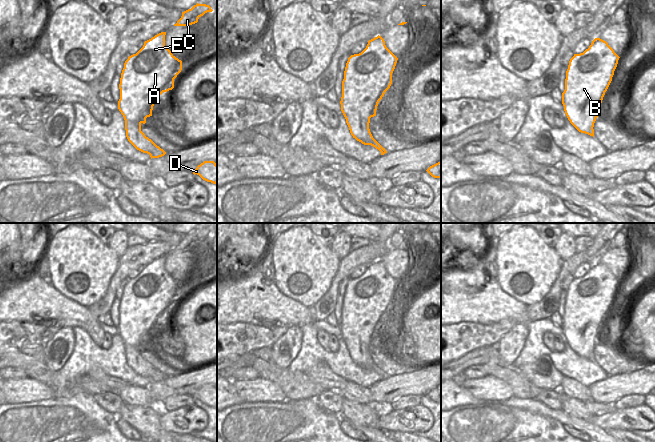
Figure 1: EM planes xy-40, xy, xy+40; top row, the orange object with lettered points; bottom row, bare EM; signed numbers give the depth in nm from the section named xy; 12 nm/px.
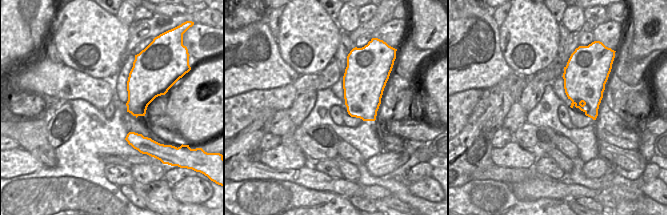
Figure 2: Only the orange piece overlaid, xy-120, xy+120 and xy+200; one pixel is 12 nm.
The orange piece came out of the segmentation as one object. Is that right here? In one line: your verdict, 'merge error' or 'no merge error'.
no merge error

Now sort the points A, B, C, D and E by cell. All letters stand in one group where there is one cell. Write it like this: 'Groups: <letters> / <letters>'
Groups: A B C D E.

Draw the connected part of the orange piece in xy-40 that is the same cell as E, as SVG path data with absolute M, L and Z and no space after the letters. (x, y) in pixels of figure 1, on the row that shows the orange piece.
M161 32L144 42L143 47L128 57L120 78L120 99L118 109L125 120L126 137L139 151L147 153L152 158L159 158L166 152L157 146L141 131L141 124L152 116L154 103L163 92L174 88L174 79L182 70L182 61L176 58L165 46L166 32Z

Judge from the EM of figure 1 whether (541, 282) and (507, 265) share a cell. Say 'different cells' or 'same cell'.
same cell

